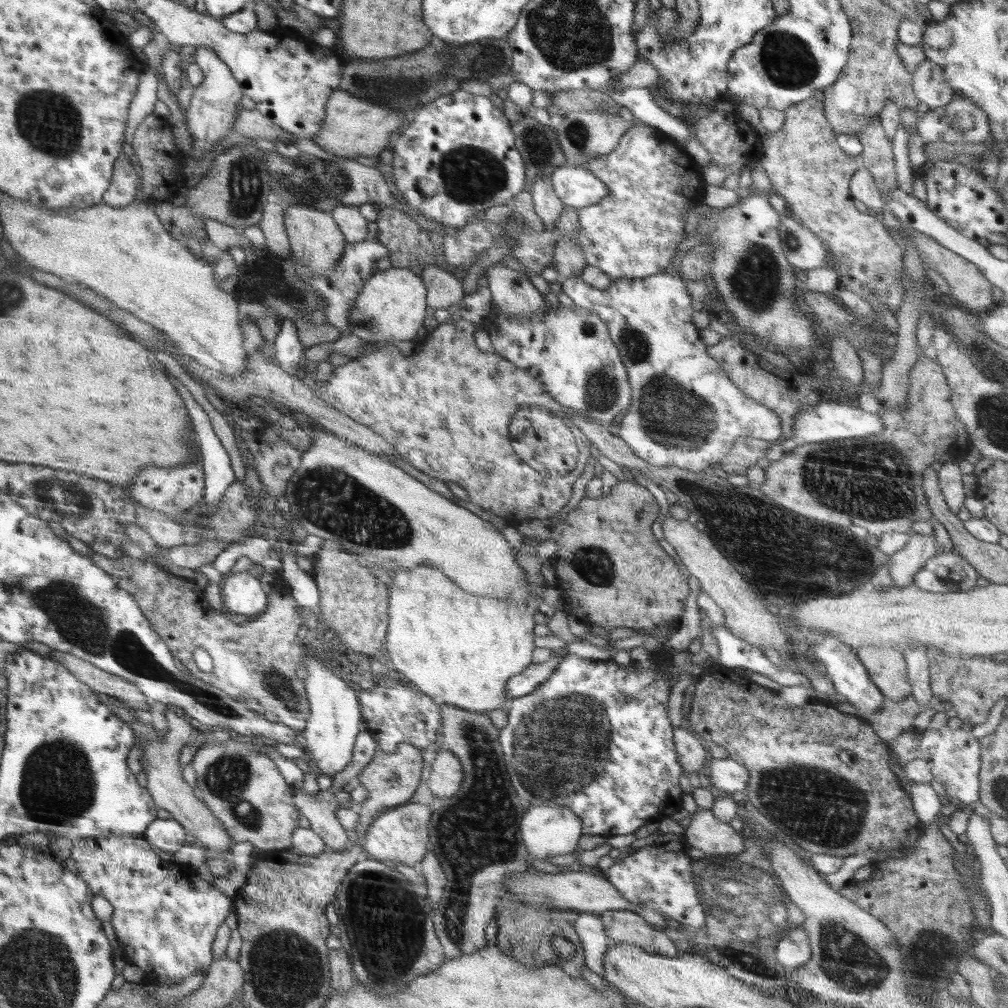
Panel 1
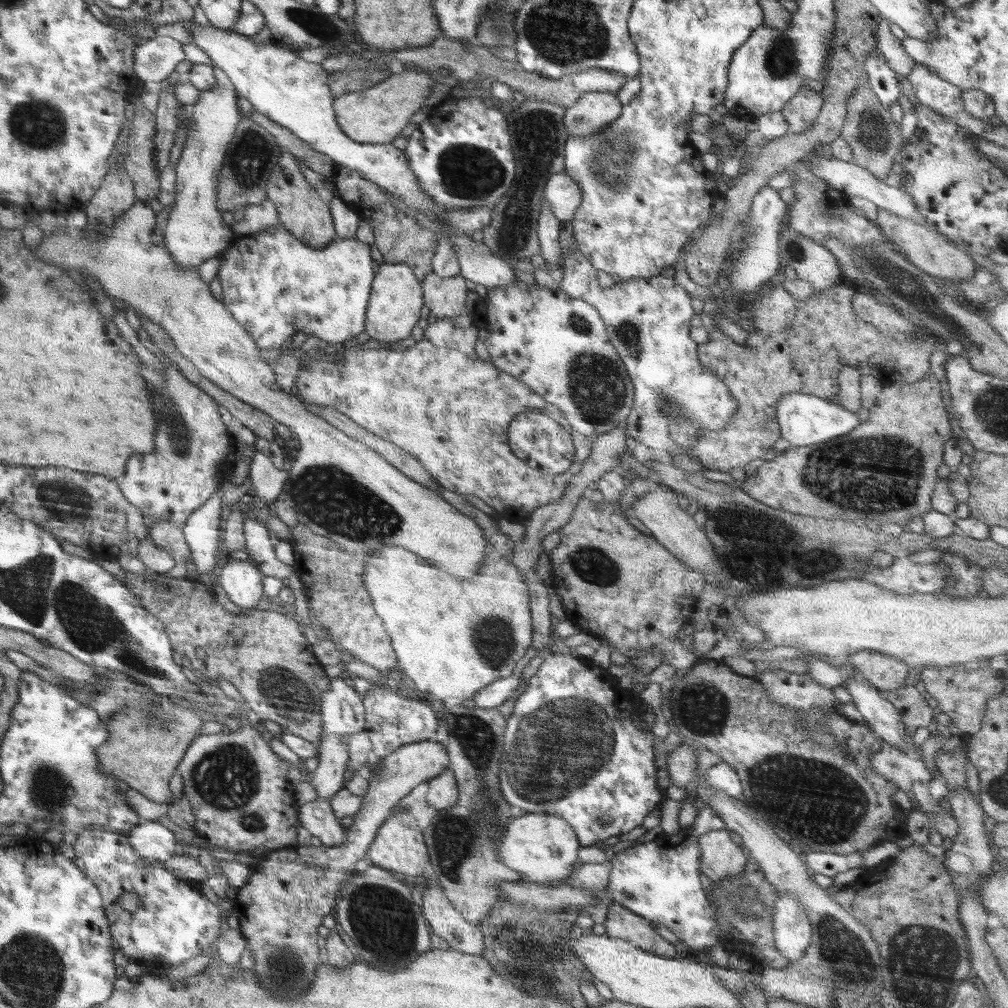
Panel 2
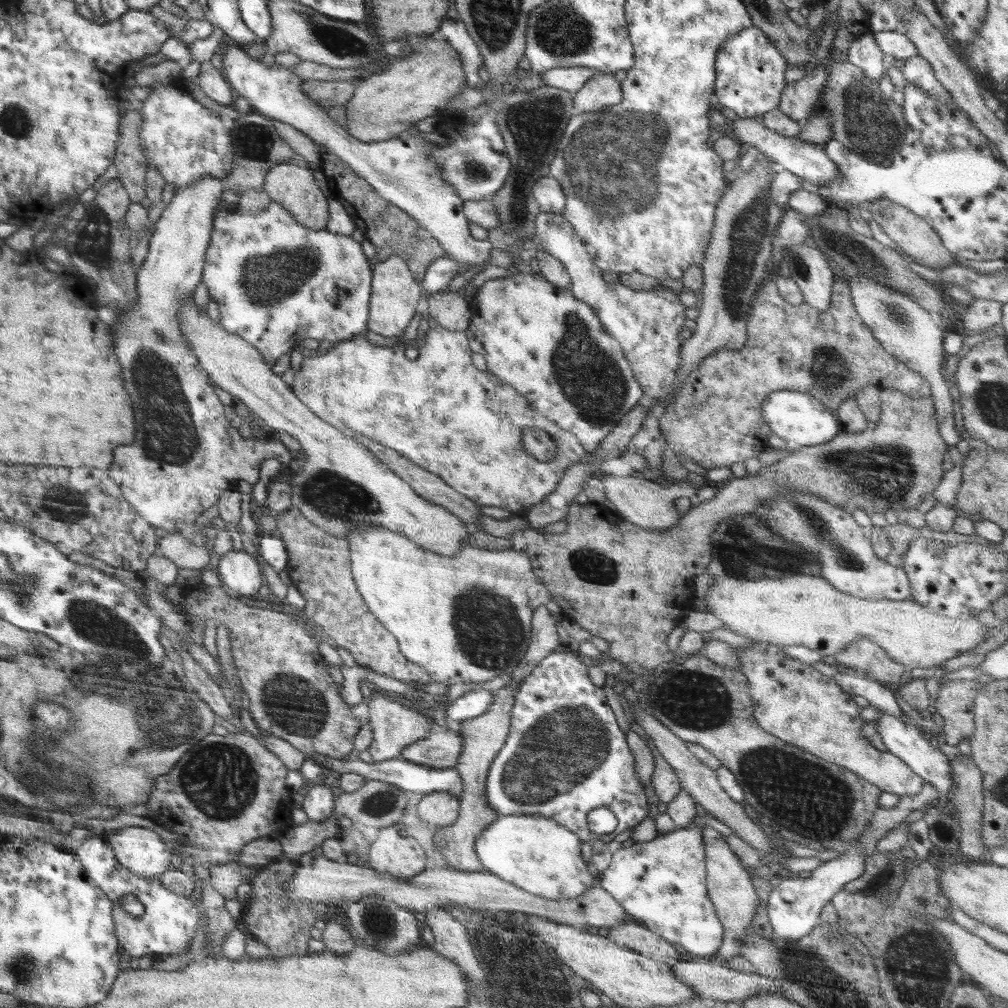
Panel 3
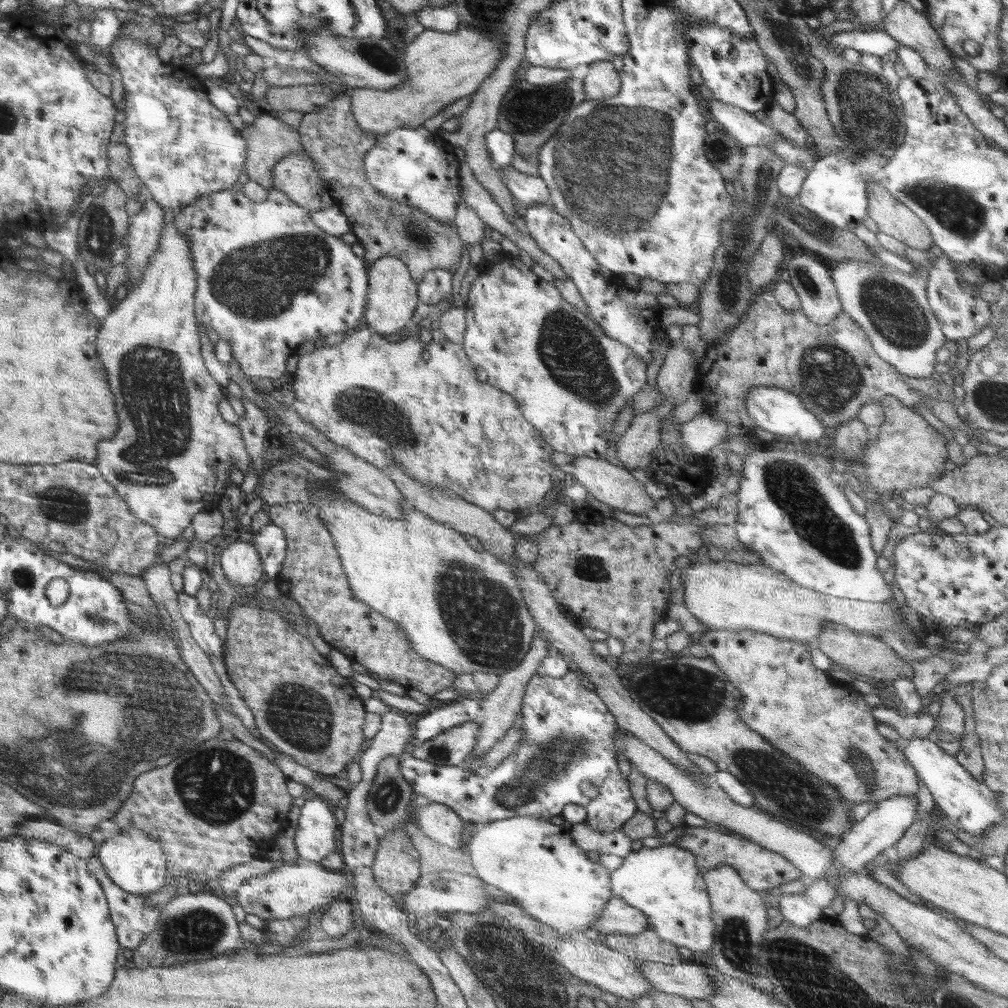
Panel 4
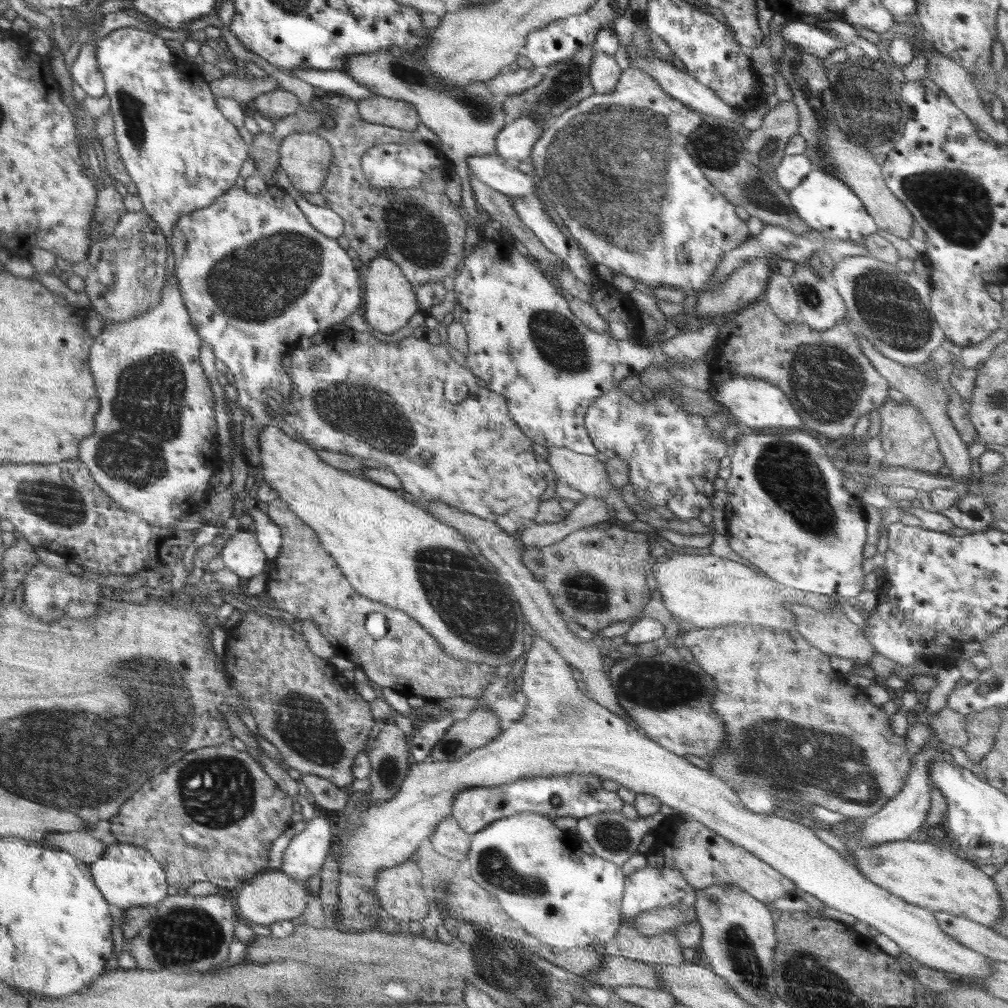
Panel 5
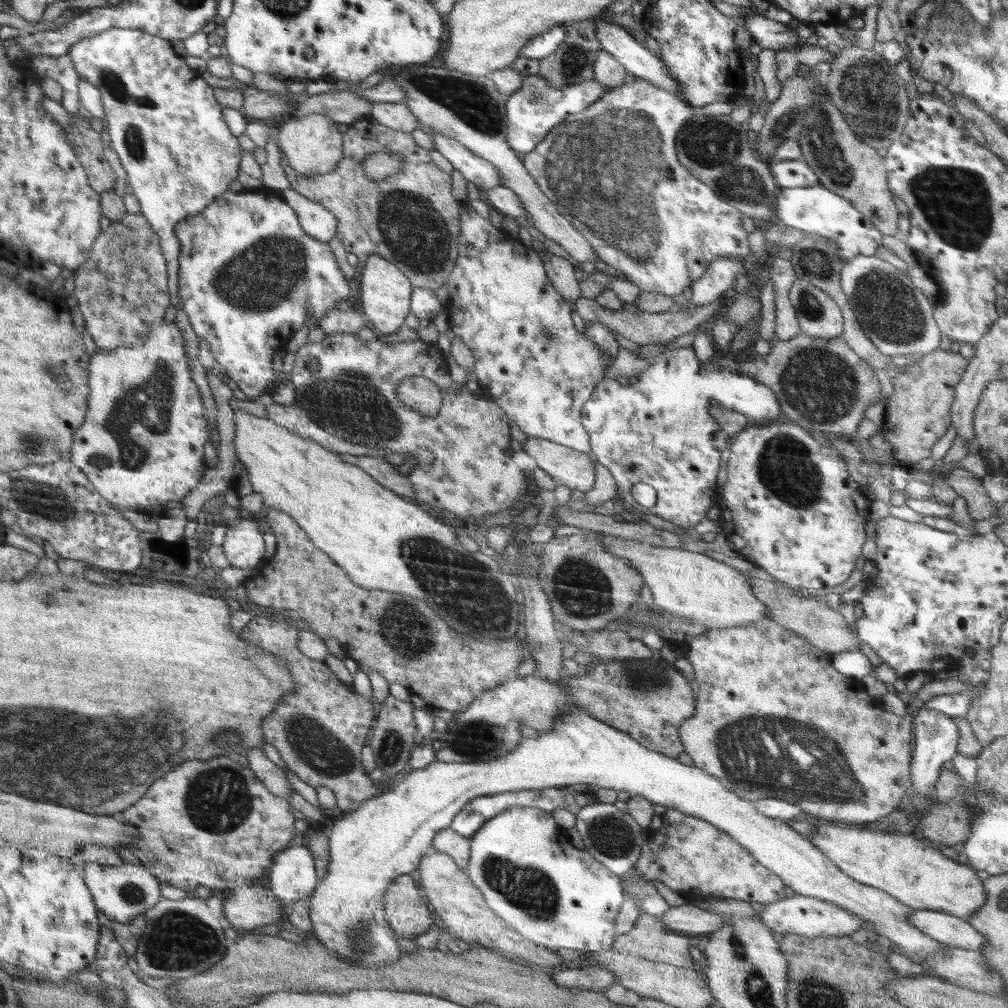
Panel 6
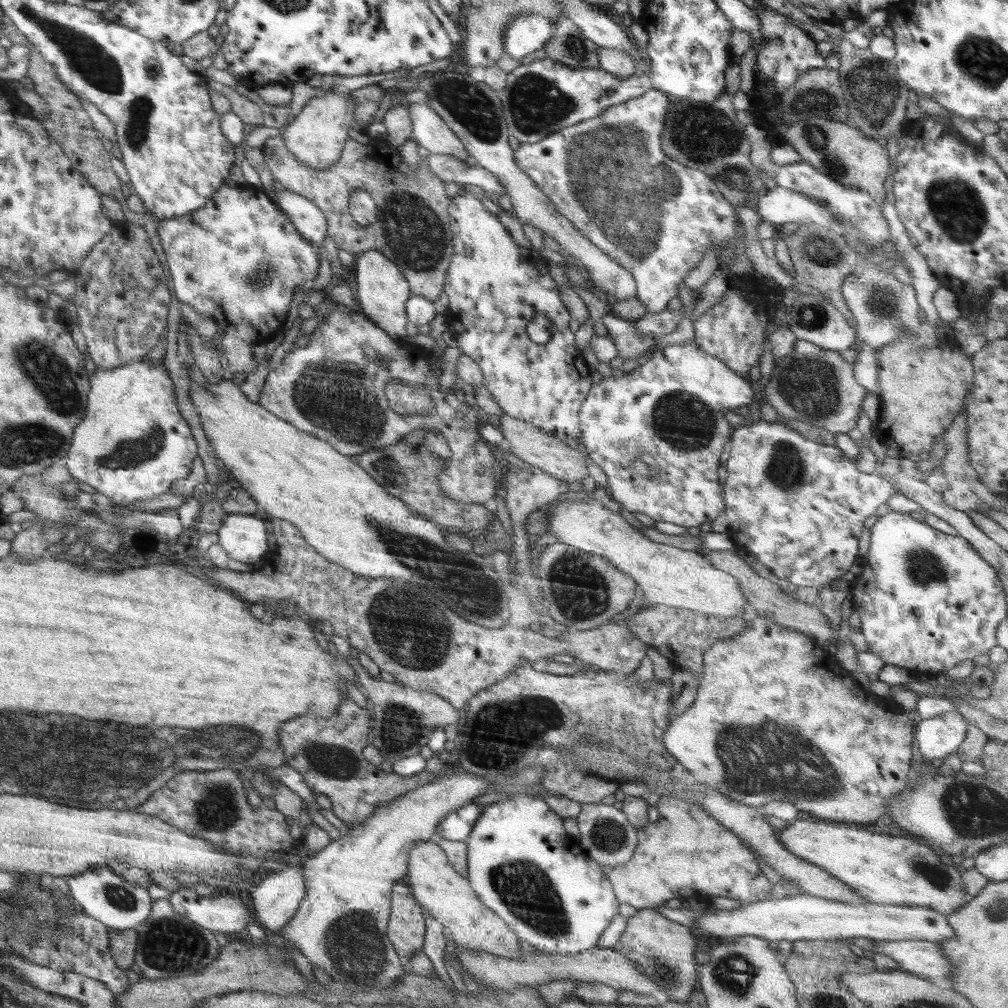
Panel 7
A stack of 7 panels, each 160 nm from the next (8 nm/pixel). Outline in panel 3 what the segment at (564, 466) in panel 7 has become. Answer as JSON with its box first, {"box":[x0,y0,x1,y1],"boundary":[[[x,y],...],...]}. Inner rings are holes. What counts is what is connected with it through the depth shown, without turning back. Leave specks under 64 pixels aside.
{"box":[598,473,698,532],"boundary":[[[603,473],[598,477],[601,478],[601,484],[604,486],[605,497],[626,521],[645,527],[646,530],[654,530],[654,532],[666,532],[666,530],[676,528],[682,520],[675,507],[676,498],[691,497],[697,494],[698,490],[698,487],[688,481],[671,482],[670,485],[662,487],[656,480],[645,477]]]}

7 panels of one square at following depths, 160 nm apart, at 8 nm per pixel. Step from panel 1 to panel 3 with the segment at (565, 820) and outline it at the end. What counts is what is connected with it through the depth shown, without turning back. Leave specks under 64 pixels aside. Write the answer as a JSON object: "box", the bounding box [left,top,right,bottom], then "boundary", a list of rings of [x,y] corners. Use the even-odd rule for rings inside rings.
{"box":[475,815,595,900],"boundary":[[[540,815],[500,816],[478,835],[475,851],[486,872],[546,900],[563,900],[576,898],[595,885],[595,878],[583,859],[581,843],[576,834],[551,818]]]}

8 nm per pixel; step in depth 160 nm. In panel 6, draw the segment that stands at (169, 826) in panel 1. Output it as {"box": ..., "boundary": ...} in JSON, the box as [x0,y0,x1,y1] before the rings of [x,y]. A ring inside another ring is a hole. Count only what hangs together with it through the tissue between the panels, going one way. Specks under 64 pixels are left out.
{"box":[80,861,162,924],"boundary":[[[88,861],[80,864],[80,867],[88,890],[94,898],[95,906],[99,907],[100,912],[108,916],[110,921],[116,920],[128,924],[135,916],[146,913],[148,909],[158,904],[162,898],[160,882],[142,864],[136,866],[123,862],[120,866],[110,866]]]}

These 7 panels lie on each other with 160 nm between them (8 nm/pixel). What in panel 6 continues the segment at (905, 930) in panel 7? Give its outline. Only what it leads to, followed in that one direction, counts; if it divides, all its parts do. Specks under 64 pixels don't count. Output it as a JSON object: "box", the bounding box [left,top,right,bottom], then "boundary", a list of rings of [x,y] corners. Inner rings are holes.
{"box":[658,894,987,951],"boundary":[[[798,894],[765,904],[764,909],[757,912],[757,916],[765,924],[765,927],[777,936],[783,936],[787,933],[799,934],[799,936],[804,937],[848,936],[860,928],[876,932],[874,928],[870,928],[869,922],[862,920],[858,915],[819,898]],[[687,902],[678,907],[670,907],[662,916],[658,916],[670,930],[689,936],[712,934],[723,928],[726,915],[710,912]],[[913,909],[907,920],[920,932],[946,945],[978,951],[987,943],[985,936],[970,926],[966,919],[944,911]]]}

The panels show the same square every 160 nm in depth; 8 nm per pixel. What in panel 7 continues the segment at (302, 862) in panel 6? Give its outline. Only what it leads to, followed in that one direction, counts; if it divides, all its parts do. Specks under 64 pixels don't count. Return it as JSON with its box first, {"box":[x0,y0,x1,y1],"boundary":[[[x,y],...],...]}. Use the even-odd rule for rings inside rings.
{"box":[250,867,307,933],"boundary":[[[284,867],[265,874],[260,882],[250,886],[252,889],[252,909],[256,922],[263,926],[266,932],[280,933],[283,926],[295,916],[303,898],[307,896],[307,883],[303,881],[303,871],[298,868]]]}

